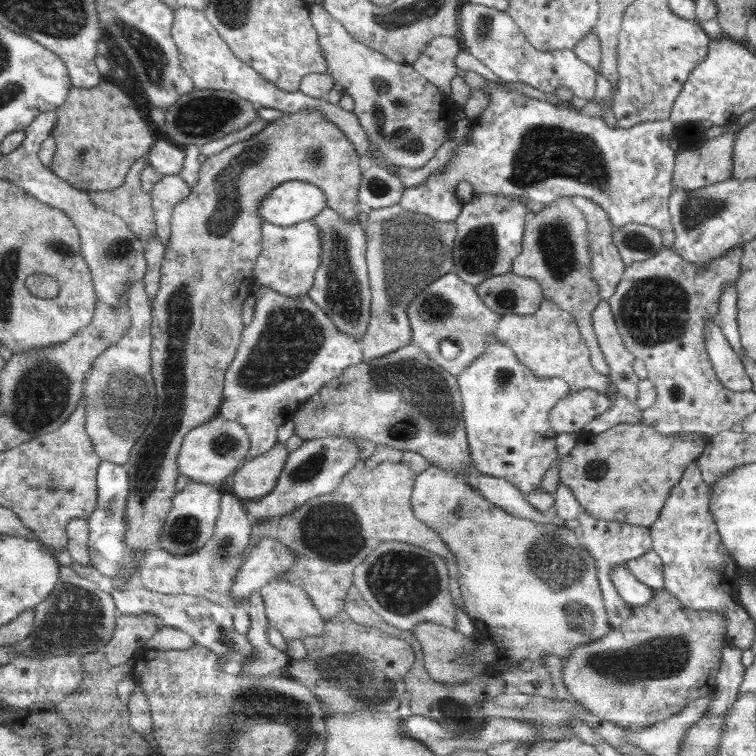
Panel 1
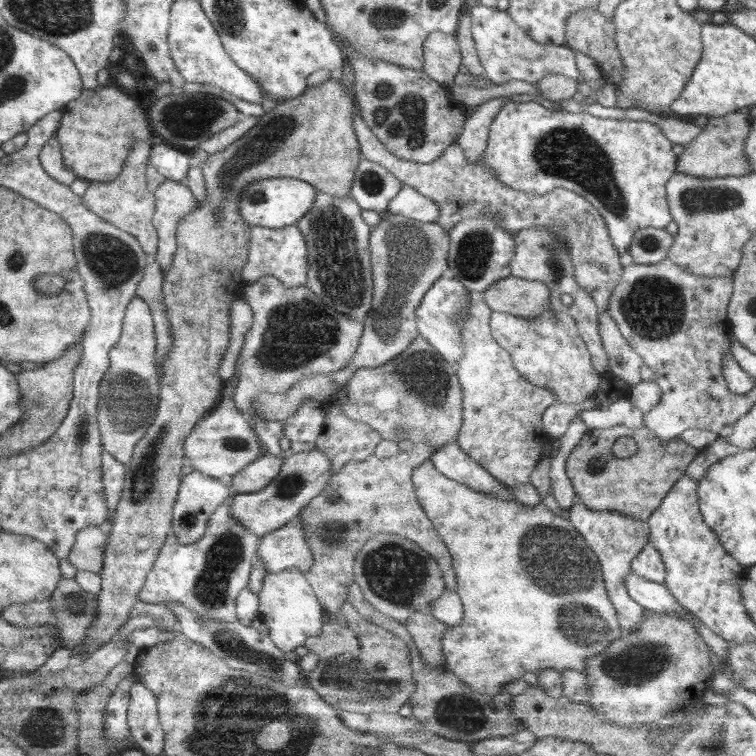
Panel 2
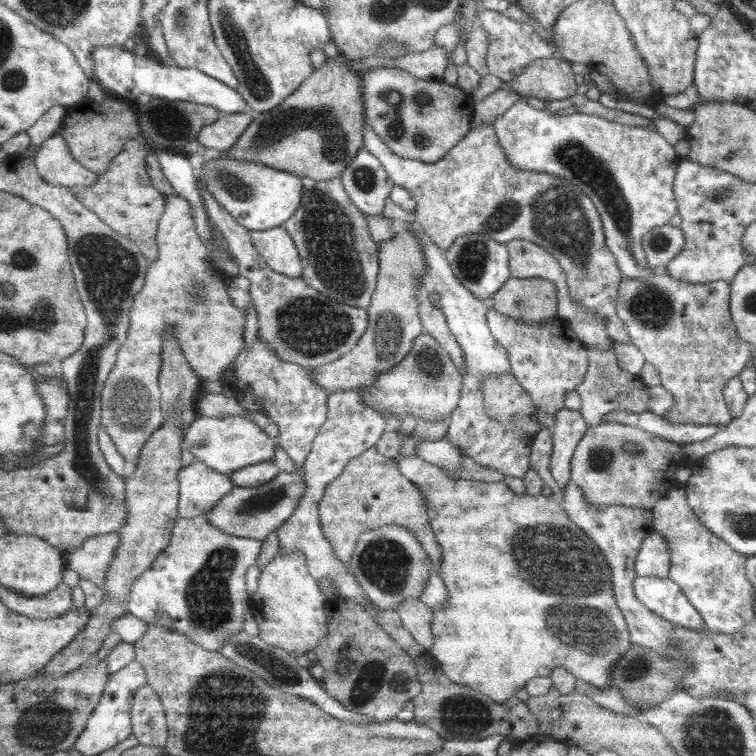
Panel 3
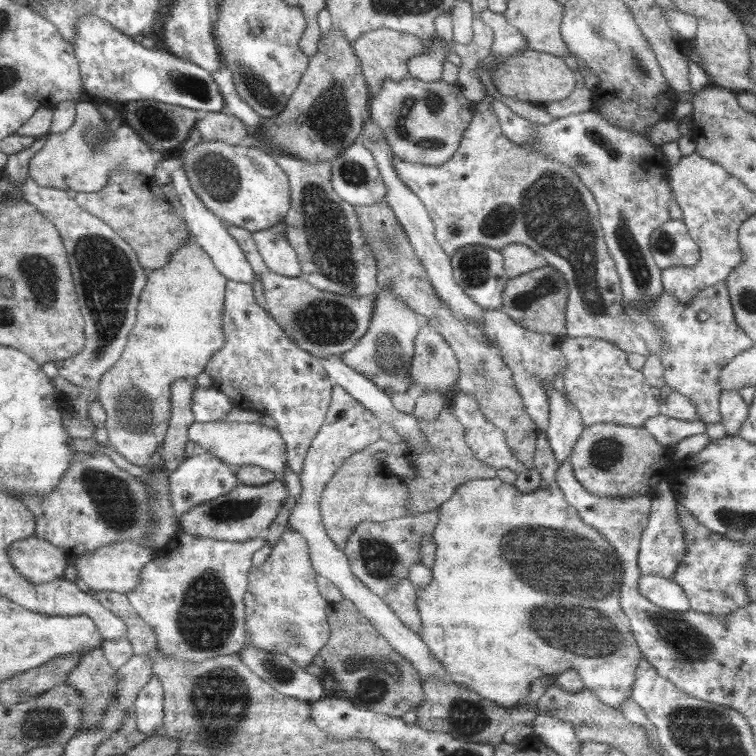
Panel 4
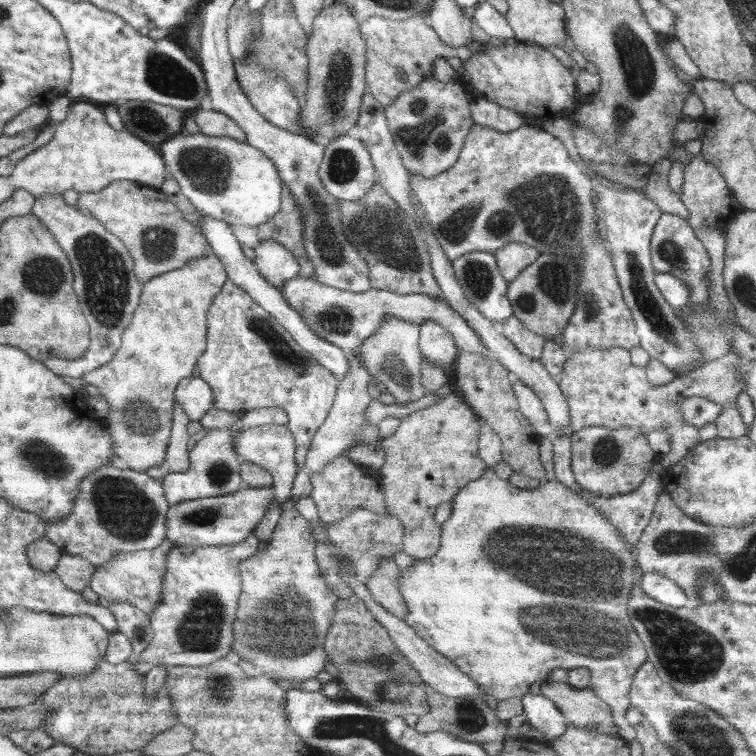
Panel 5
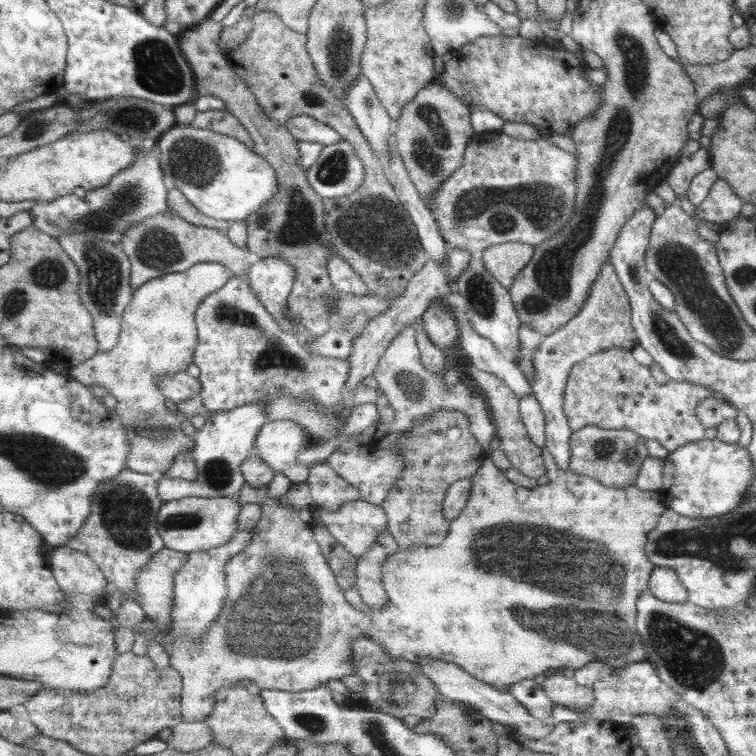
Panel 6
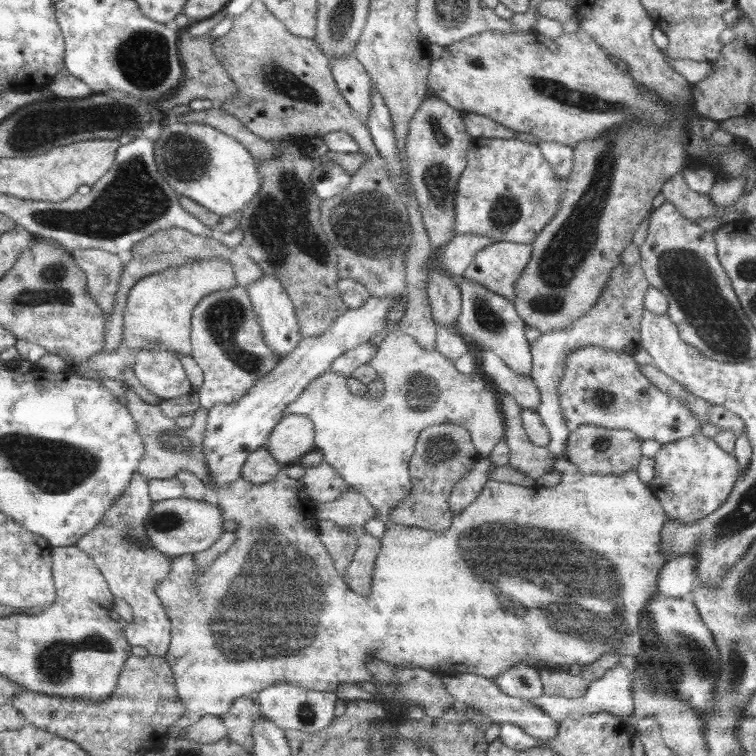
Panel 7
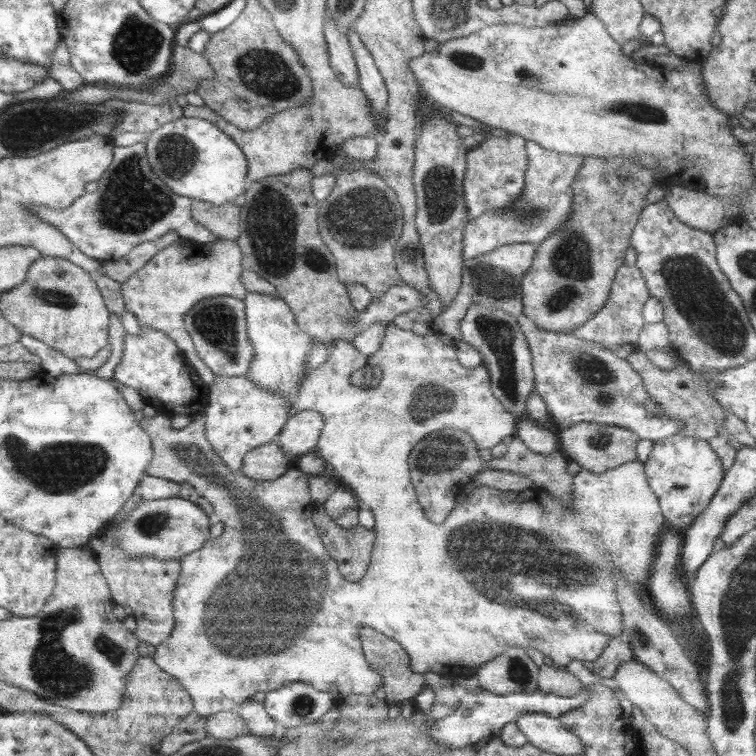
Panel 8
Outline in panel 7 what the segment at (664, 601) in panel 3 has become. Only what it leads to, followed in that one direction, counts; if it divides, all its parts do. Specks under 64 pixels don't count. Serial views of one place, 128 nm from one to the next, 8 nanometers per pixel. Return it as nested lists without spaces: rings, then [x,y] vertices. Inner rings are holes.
[[[687,552],[665,562],[657,576],[657,589],[666,597],[680,599],[689,597],[699,585],[695,575],[696,563],[695,552]]]

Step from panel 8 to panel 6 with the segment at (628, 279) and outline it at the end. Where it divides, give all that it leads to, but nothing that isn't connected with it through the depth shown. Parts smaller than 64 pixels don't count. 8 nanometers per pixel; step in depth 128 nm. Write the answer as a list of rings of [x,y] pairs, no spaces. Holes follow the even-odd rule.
[[[604,263],[595,283],[592,283],[588,300],[580,312],[572,317],[563,327],[556,332],[545,336],[540,346],[531,352],[534,365],[534,376],[531,381],[533,395],[542,407],[545,422],[545,437],[548,452],[552,454],[558,468],[569,468],[571,459],[570,437],[573,430],[569,427],[567,416],[563,411],[563,396],[567,378],[571,368],[581,360],[606,350],[607,348],[620,347],[632,350],[638,341],[635,330],[631,324],[631,305],[628,294],[610,263]]]

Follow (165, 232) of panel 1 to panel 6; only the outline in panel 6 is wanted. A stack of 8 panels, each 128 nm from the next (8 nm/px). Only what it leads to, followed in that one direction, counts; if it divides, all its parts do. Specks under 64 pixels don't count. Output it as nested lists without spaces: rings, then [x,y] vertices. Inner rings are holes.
[[[197,262],[187,271],[165,274],[148,280],[140,285],[132,295],[130,305],[122,315],[121,331],[114,348],[97,352],[92,358],[69,368],[67,373],[74,380],[86,386],[104,386],[109,394],[117,400],[115,413],[123,422],[130,441],[130,452],[126,459],[128,469],[137,473],[162,476],[171,466],[176,455],[191,454],[196,446],[194,436],[186,436],[181,429],[181,419],[166,408],[166,398],[157,385],[161,374],[176,374],[186,371],[188,364],[193,362],[193,354],[198,344],[198,333],[195,323],[195,313],[200,302],[209,294],[220,290],[229,278],[234,277],[233,270],[225,264],[217,262]]]

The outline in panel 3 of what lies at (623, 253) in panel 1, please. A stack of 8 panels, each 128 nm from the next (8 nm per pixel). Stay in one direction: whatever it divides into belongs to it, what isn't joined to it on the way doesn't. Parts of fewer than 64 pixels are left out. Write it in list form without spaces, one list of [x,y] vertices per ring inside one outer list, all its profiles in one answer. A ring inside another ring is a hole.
[[[670,224],[652,228],[642,238],[644,254],[648,264],[655,268],[664,266],[674,258],[686,244],[684,233],[679,227]]]

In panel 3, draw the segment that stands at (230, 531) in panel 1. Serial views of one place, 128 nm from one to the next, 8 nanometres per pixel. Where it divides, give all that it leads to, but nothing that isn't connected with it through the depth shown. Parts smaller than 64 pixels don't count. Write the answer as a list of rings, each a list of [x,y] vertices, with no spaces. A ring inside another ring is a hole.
[[[206,515],[175,520],[168,546],[156,557],[152,566],[140,573],[128,593],[127,610],[147,623],[158,624],[155,612],[165,610],[171,624],[170,631],[186,635],[192,644],[218,652],[228,639],[235,637],[244,626],[244,612],[249,609],[249,594],[245,576],[247,570],[257,562],[262,546],[261,540],[226,534],[209,523]]]

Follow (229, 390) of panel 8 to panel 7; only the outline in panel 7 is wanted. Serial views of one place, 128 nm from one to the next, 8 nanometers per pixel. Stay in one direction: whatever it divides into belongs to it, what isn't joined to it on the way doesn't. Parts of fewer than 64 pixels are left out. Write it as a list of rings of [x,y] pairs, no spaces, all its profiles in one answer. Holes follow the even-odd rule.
[[[370,296],[360,308],[349,309],[337,316],[326,332],[318,336],[302,337],[294,351],[280,357],[278,366],[259,378],[236,402],[218,403],[208,410],[206,428],[203,430],[203,451],[209,476],[219,488],[225,488],[241,477],[241,470],[248,455],[267,444],[270,433],[280,422],[285,408],[300,396],[312,380],[329,370],[332,362],[340,355],[358,348],[370,337],[388,328],[385,318],[392,306],[400,302],[400,297]]]

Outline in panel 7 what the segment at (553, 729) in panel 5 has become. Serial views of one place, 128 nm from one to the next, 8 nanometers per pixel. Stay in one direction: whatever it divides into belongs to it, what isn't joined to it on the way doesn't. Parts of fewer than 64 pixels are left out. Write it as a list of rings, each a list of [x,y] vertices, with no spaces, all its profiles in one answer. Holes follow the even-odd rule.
[[[516,663],[514,667],[506,668],[494,682],[504,694],[527,701],[543,694],[539,670],[526,663]]]

